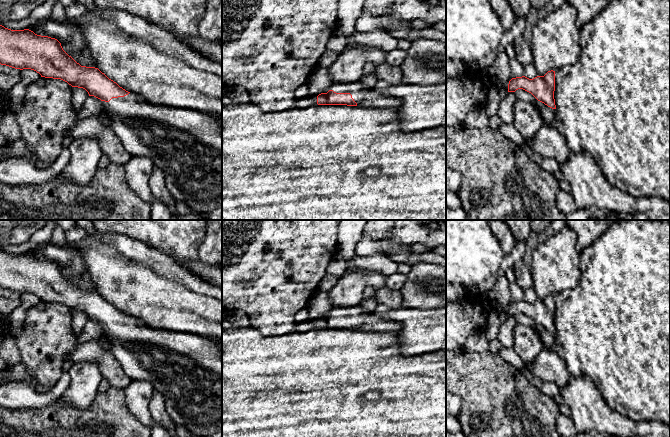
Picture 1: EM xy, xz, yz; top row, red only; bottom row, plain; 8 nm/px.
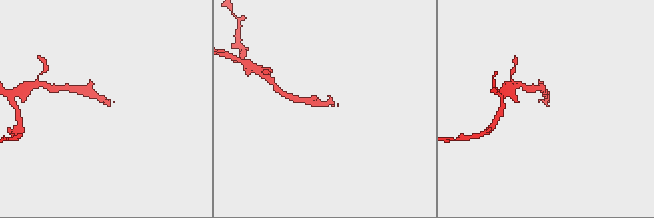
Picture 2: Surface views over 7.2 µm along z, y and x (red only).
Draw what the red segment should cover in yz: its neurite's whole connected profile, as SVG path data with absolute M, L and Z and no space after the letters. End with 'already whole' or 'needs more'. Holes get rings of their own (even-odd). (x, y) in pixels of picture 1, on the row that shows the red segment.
M548 71L544 76L529 79L525 76L512 78L508 84L508 92L523 89L536 98L537 109L543 123L552 125L555 119L555 71Z; needs more

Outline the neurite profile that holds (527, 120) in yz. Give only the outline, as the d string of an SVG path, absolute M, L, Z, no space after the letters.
M516 100L513 125L527 143L531 143L542 125L540 113L532 103Z

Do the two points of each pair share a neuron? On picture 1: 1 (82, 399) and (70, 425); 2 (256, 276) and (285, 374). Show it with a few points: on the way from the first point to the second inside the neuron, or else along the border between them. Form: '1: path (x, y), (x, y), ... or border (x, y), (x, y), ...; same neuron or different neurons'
1: border (96, 395), (84, 409), (54, 403); different neurons
2: border (252, 326), (265, 335), (280, 335), (292, 330); different neurons

